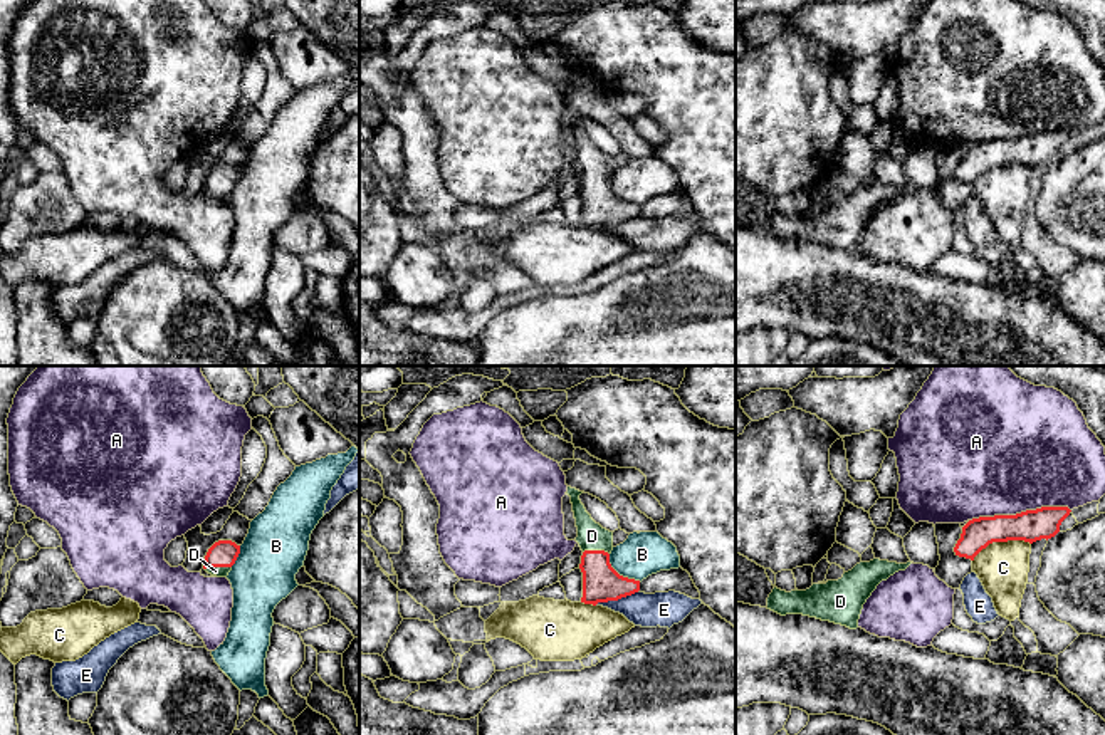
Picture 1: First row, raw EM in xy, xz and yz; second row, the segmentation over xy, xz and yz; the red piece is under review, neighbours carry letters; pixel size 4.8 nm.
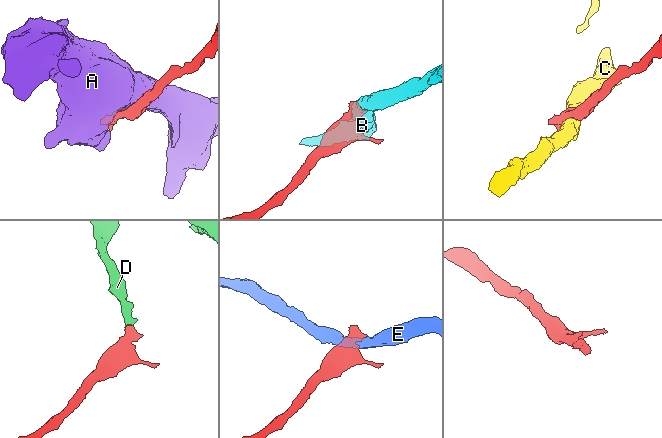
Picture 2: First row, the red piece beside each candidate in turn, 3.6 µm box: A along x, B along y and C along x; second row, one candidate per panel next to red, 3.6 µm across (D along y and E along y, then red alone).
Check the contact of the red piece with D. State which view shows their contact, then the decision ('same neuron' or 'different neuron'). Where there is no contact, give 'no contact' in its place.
meets red in xy; same neuron

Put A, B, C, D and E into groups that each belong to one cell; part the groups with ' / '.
A / B / C / D / E

